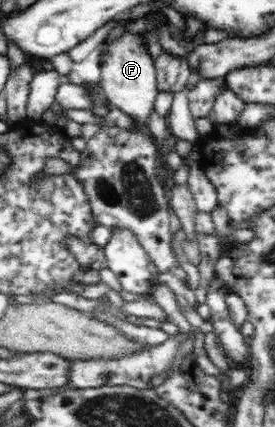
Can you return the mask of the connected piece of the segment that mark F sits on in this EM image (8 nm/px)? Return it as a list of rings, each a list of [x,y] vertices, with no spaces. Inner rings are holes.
[[[121,34],[106,46],[105,57],[100,63],[101,86],[109,105],[131,116],[137,125],[147,123],[147,118],[154,110],[156,95],[160,92],[154,61],[148,47],[136,34]]]

